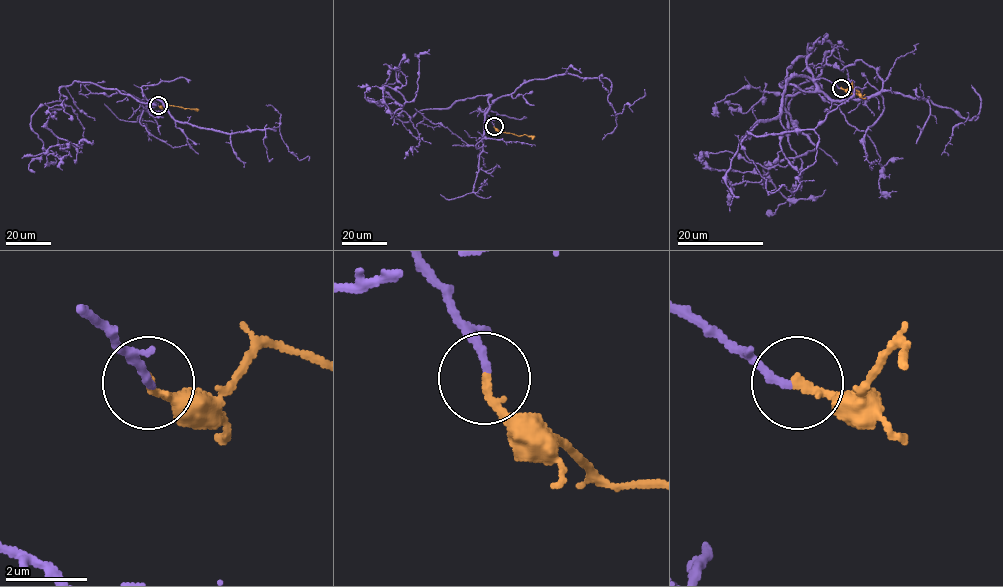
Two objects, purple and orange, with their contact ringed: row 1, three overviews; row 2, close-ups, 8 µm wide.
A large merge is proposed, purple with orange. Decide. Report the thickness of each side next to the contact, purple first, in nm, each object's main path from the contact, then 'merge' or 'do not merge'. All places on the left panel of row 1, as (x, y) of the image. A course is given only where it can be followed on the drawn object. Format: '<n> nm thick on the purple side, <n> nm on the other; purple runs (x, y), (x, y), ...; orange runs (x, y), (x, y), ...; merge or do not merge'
190 nm thick on the purple side, 200 nm on the other; purple runs (158, 105), (90, 82), (62, 86), (65, 106), (47, 127), (69, 141), (49, 149), (47, 163), (54, 159); orange runs (158, 105), (164, 103), (196, 110); merge

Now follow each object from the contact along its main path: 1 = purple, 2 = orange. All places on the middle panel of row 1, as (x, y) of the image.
1: (494, 126), (489, 95), (402, 122), (401, 106), (383, 101), (392, 113), (404, 97), (385, 86), (390, 118)
2: (494, 126), (500, 132), (532, 136), (532, 139)

